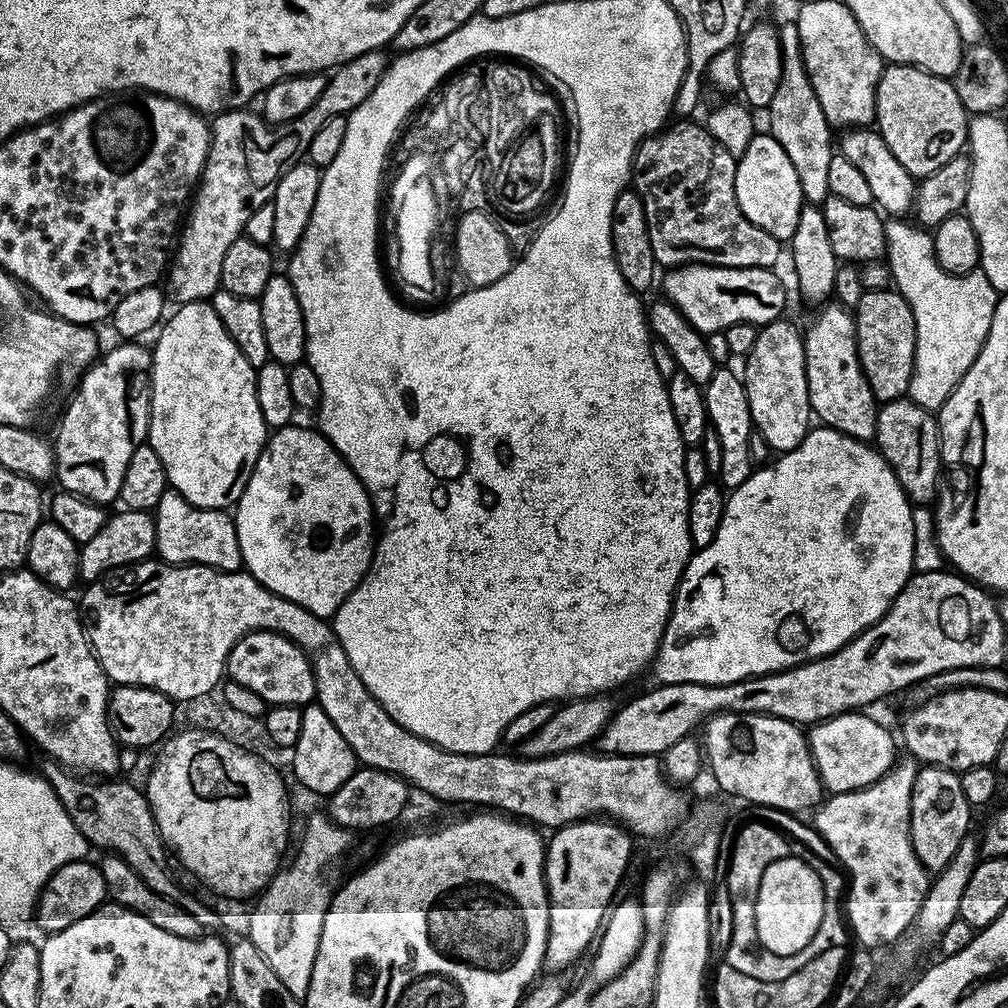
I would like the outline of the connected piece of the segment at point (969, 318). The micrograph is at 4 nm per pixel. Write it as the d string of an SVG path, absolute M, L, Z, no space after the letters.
M904 218L885 219L884 256L892 271L895 291L904 297L914 314L916 349L908 396L919 408L939 410L958 382L962 382L974 358L978 358L990 334L998 293L982 271L950 274L942 270L934 254L932 232L906 221Z

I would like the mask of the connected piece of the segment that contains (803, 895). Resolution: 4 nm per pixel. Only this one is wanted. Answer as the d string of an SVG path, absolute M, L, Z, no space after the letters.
M790 854L778 862L770 862L770 866L766 866L766 874L762 874L762 886L758 886L756 899L756 929L762 946L776 956L793 956L804 950L814 938L818 926L823 923L824 887L807 859Z

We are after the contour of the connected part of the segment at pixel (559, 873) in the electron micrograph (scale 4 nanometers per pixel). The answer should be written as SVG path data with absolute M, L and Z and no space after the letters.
M589 818L587 820L577 820L574 824L565 824L562 828L557 828L551 833L550 839L546 844L544 853L544 885L548 887L548 937L546 938L546 952L544 954L544 968L549 973L563 973L563 968L568 968L584 951L588 948L588 943L597 939L598 933L601 931L602 925L605 923L606 913L609 911L610 905L613 903L612 895L616 892L616 887L620 884L620 879L624 876L624 871L628 868L628 859L632 856L632 840L633 837L619 823L613 822L608 818Z

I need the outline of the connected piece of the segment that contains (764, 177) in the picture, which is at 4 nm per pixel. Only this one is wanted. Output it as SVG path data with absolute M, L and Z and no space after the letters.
M758 134L736 162L738 206L754 226L766 230L781 242L788 242L798 227L799 214L806 205L798 175L779 142L771 134Z

